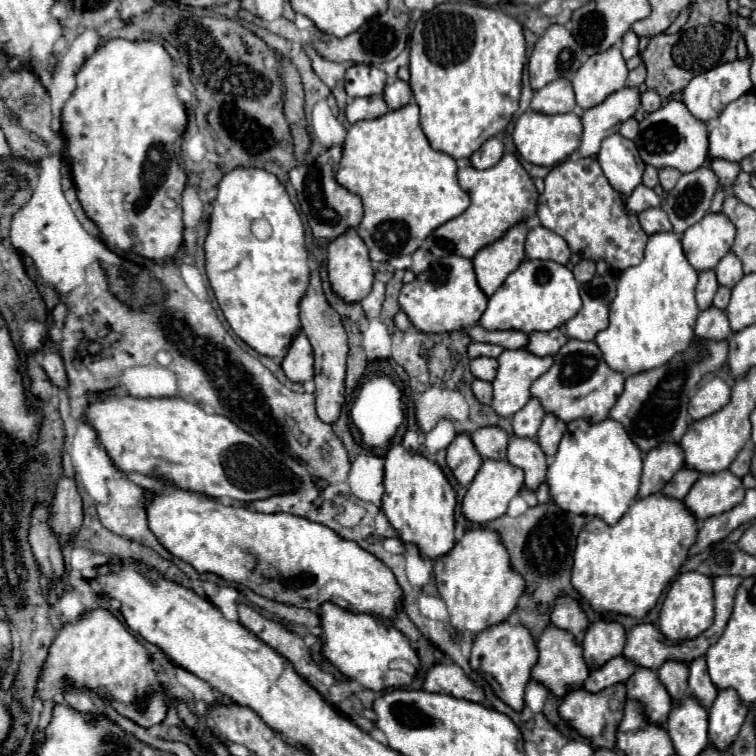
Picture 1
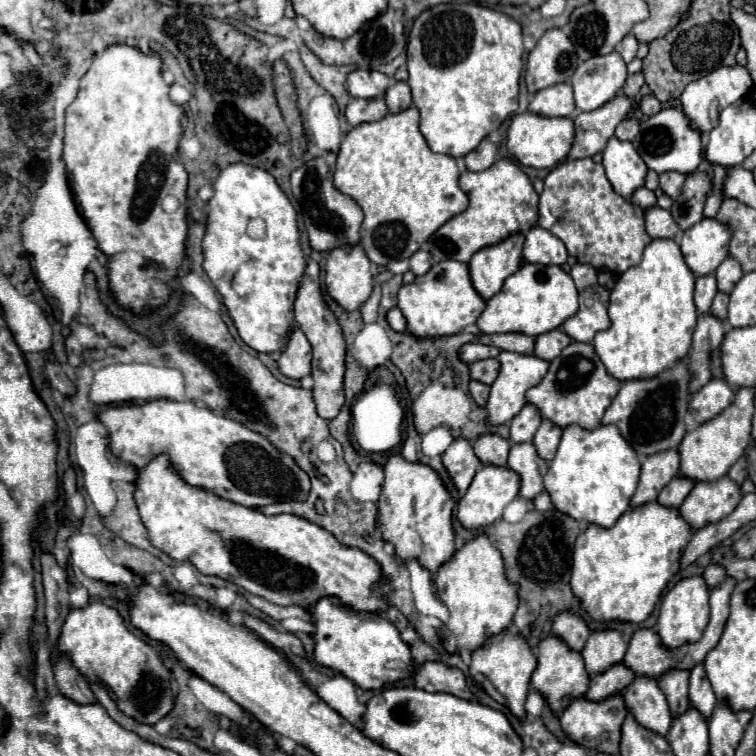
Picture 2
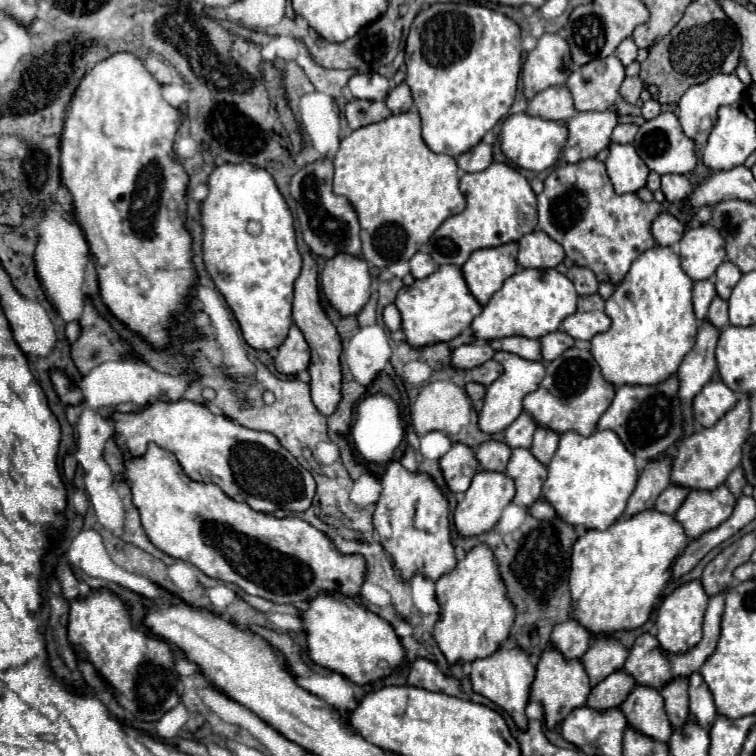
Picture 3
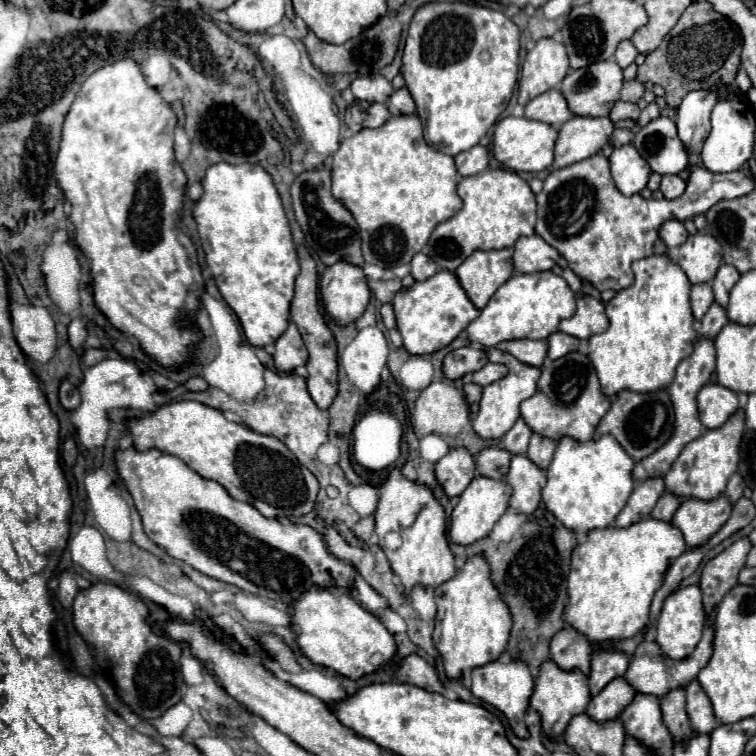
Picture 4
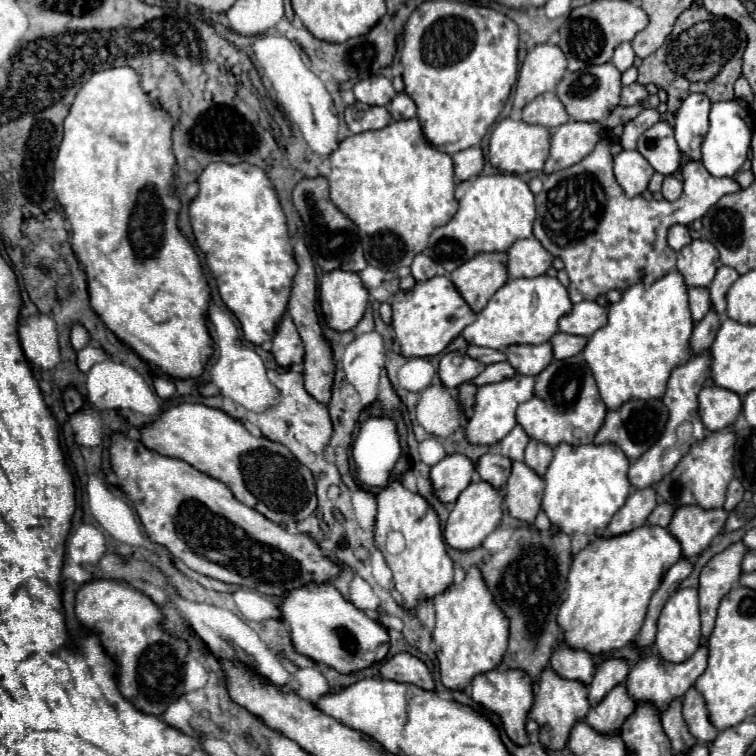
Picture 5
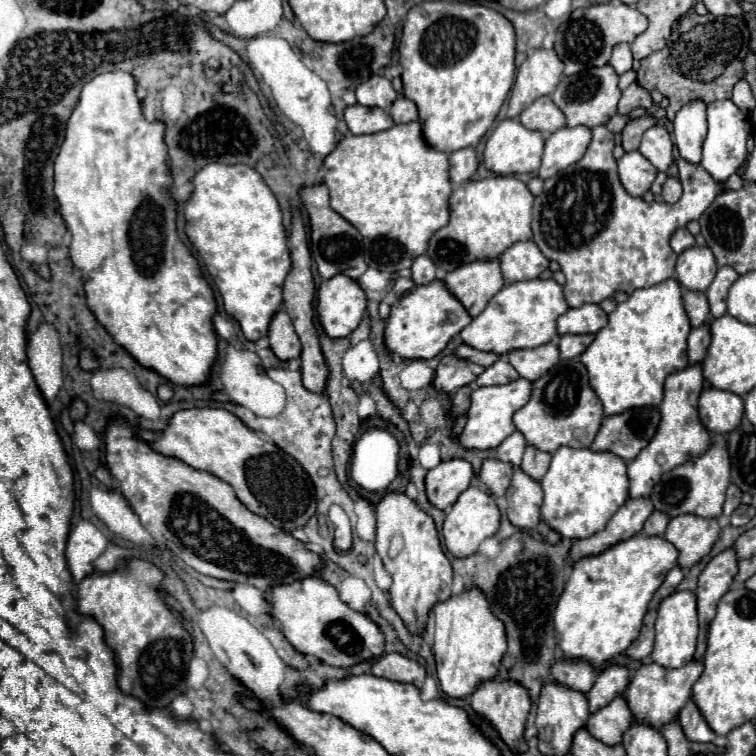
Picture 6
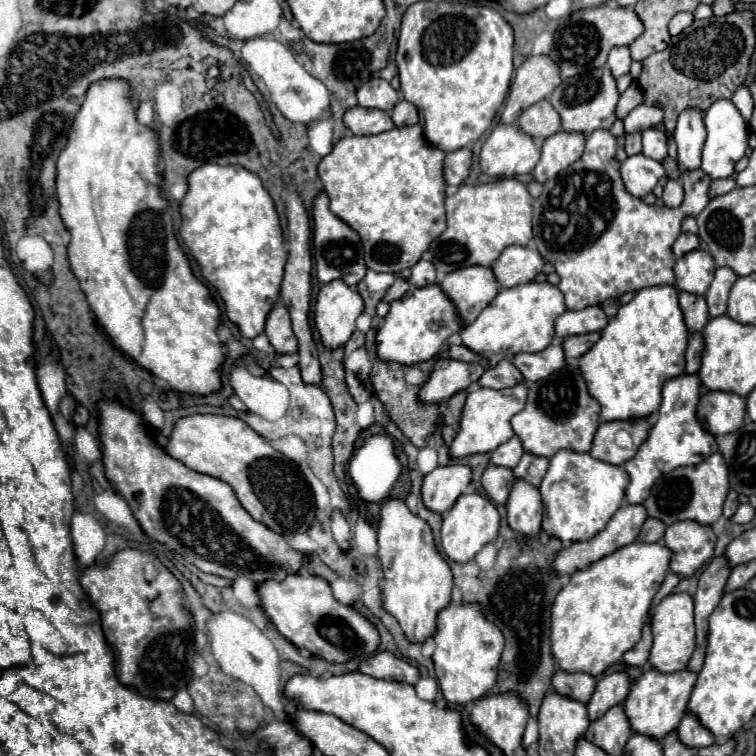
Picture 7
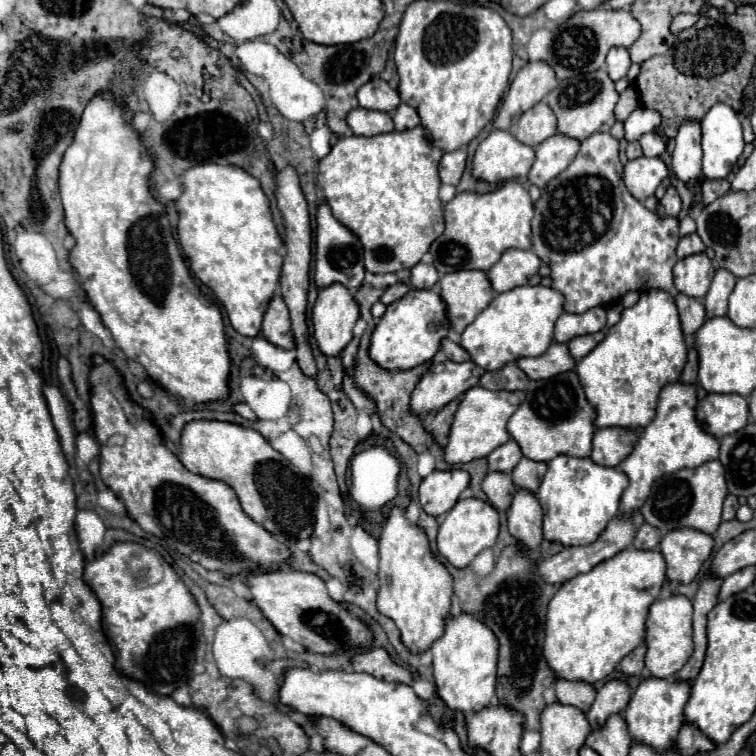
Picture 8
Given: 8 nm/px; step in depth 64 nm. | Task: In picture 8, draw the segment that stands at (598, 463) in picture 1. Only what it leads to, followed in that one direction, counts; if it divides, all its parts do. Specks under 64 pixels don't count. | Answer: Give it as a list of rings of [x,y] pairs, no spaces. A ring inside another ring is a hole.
[[[560,454],[548,462],[548,472],[538,488],[538,500],[544,510],[544,538],[562,546],[592,544],[596,536],[620,510],[620,496],[628,486],[628,476],[620,468],[596,464],[592,458],[574,458]]]

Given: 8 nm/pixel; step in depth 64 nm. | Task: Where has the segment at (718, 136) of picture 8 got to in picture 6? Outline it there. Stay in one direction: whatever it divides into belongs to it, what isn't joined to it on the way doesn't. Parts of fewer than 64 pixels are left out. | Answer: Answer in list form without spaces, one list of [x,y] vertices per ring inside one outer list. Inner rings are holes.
[[[716,100],[708,106],[708,136],[704,140],[704,152],[700,164],[706,168],[706,172],[712,174],[714,180],[724,182],[728,176],[740,170],[740,166],[748,156],[746,142],[750,134],[752,134],[750,116],[746,116],[732,100]]]

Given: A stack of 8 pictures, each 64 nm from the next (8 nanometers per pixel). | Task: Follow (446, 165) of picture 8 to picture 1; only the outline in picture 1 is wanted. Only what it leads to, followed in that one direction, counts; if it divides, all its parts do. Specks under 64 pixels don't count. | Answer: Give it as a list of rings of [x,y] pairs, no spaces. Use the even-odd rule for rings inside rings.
[[[490,138],[480,150],[476,150],[472,156],[470,156],[470,164],[478,170],[486,170],[486,168],[492,168],[500,162],[504,154],[504,144],[502,140],[498,138]]]

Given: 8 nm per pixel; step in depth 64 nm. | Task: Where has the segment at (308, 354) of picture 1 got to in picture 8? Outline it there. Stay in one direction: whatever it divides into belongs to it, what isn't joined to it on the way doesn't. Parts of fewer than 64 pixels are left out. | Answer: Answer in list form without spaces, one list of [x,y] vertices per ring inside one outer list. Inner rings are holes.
[[[274,296],[268,304],[268,310],[266,310],[264,322],[262,322],[262,336],[268,342],[272,342],[274,346],[284,348],[284,350],[292,350],[296,346],[292,328],[290,328],[288,308],[280,296]]]

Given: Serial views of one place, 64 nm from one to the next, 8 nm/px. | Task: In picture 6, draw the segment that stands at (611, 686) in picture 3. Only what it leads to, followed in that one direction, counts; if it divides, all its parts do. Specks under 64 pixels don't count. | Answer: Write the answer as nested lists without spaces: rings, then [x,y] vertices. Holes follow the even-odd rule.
[[[616,696],[610,704],[600,708],[598,712],[590,714],[586,730],[602,740],[604,744],[618,744],[622,742],[622,734],[628,730],[628,724],[632,724],[632,710],[624,696]]]

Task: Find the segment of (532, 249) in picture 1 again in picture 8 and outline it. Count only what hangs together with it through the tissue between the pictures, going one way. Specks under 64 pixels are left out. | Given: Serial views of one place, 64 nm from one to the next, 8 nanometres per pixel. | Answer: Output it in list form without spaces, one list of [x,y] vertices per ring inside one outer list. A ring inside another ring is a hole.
[[[506,250],[500,260],[488,270],[494,292],[506,292],[516,286],[528,284],[530,276],[538,274],[540,258],[532,250]]]

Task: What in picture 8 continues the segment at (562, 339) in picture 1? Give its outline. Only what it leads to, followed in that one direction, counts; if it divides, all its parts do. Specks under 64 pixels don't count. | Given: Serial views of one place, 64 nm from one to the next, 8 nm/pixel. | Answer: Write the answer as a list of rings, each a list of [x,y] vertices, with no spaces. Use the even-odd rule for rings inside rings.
[[[596,332],[596,334],[586,334],[586,336],[576,336],[568,342],[568,350],[570,356],[574,360],[580,360],[582,356],[586,356],[600,340],[604,340],[604,332]]]

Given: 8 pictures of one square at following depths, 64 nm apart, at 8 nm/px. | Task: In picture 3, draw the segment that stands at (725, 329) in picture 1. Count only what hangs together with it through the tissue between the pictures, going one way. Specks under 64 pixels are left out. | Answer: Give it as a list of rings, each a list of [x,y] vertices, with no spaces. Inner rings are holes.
[[[702,320],[702,326],[698,328],[694,348],[686,354],[678,368],[680,376],[680,398],[684,400],[684,416],[692,416],[692,396],[700,392],[700,388],[710,382],[714,370],[716,370],[716,358],[714,350],[720,338],[720,330],[710,322]]]

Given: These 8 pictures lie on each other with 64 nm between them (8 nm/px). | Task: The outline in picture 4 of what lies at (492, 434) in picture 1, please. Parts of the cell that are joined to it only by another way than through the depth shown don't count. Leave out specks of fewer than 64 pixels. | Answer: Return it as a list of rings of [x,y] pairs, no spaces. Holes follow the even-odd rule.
[[[488,446],[482,452],[476,454],[476,468],[482,476],[492,476],[492,478],[504,478],[508,474],[508,464],[510,464],[512,454],[508,450]]]

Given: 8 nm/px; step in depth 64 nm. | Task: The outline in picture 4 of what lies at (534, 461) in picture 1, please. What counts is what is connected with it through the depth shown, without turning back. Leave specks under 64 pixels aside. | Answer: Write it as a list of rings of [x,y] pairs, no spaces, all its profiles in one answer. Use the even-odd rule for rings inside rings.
[[[514,454],[506,480],[512,486],[510,506],[530,516],[540,506],[540,492],[546,484],[546,472],[538,468],[528,456]]]

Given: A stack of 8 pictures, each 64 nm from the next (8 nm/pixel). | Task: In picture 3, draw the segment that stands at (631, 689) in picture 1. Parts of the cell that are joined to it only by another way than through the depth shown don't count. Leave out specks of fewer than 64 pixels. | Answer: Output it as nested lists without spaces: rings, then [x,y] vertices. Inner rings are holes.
[[[636,684],[624,700],[622,712],[628,724],[638,732],[652,736],[660,742],[668,742],[672,726],[664,710],[664,698],[656,688]]]

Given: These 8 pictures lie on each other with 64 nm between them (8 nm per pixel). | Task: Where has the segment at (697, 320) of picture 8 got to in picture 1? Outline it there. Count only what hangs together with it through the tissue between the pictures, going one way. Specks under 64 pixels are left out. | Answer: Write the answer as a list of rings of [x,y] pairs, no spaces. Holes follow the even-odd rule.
[[[702,270],[698,274],[698,286],[696,286],[696,302],[698,302],[700,310],[704,310],[712,304],[716,288],[718,288],[716,272],[714,270]]]

